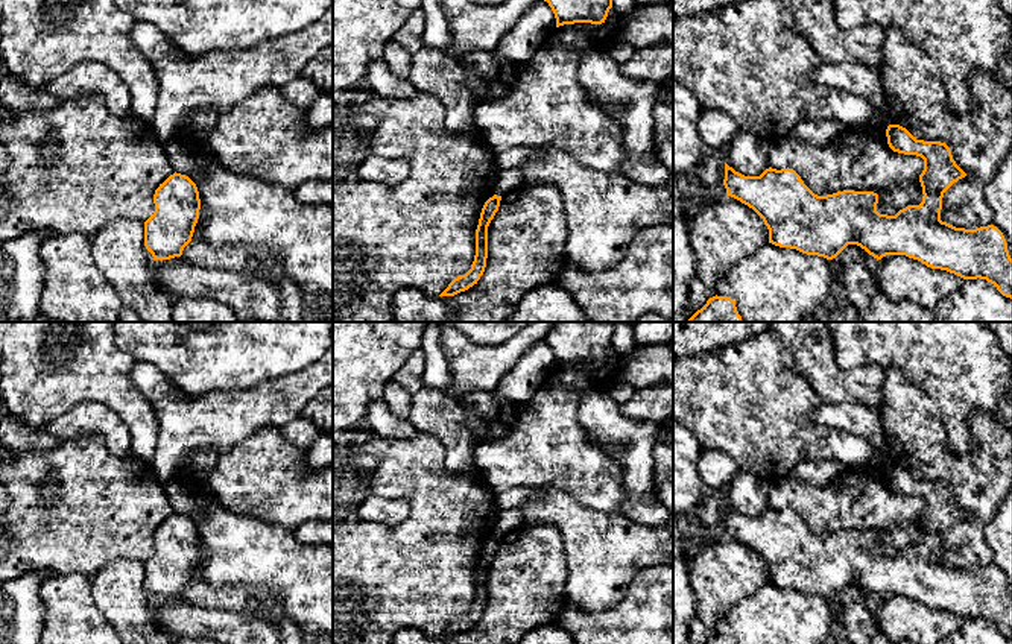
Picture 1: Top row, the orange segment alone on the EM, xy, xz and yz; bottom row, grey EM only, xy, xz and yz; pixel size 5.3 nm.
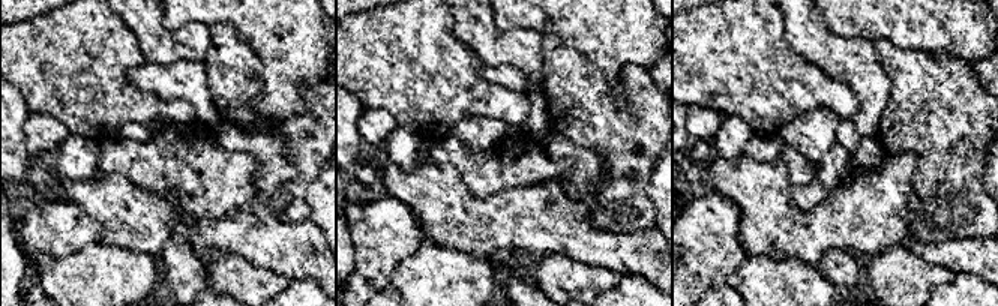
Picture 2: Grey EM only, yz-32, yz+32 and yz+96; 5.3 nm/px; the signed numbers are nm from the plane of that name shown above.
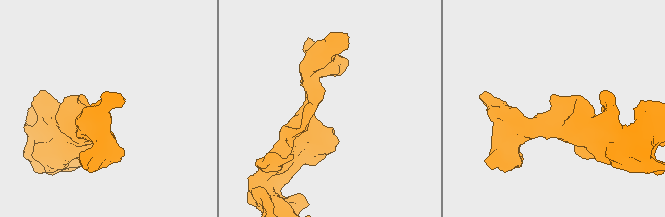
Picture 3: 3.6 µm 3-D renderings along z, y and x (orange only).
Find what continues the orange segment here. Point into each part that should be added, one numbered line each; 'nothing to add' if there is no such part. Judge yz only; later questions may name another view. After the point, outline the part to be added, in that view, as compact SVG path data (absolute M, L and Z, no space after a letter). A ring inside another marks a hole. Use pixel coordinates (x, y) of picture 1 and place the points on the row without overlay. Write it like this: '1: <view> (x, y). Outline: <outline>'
nothing to add

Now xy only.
nothing to add

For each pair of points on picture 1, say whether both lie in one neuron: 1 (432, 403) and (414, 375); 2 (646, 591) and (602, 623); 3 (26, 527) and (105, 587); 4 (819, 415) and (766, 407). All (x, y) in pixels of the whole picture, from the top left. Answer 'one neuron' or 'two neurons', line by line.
1: two neurons
2: one neuron
3: two neurons
4: two neurons

